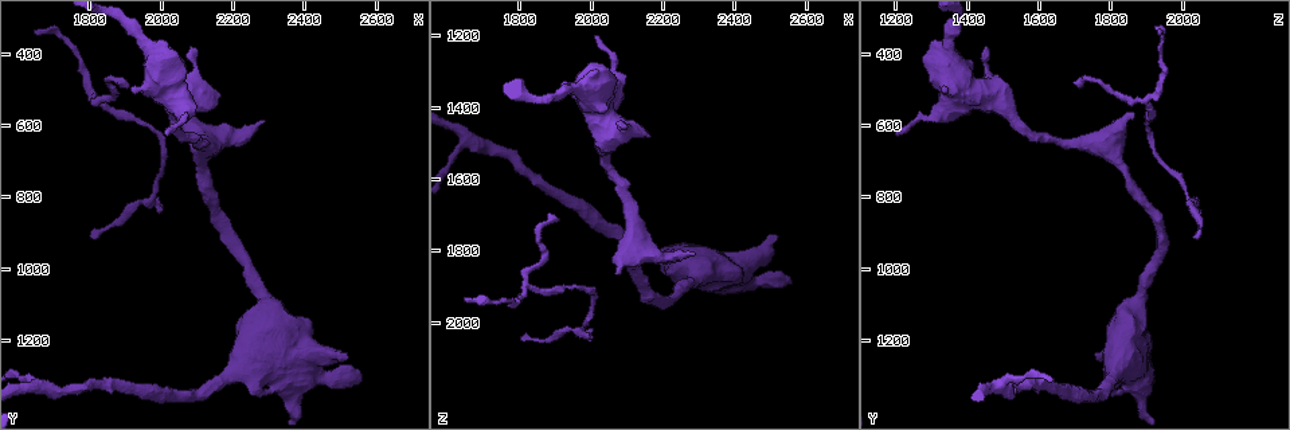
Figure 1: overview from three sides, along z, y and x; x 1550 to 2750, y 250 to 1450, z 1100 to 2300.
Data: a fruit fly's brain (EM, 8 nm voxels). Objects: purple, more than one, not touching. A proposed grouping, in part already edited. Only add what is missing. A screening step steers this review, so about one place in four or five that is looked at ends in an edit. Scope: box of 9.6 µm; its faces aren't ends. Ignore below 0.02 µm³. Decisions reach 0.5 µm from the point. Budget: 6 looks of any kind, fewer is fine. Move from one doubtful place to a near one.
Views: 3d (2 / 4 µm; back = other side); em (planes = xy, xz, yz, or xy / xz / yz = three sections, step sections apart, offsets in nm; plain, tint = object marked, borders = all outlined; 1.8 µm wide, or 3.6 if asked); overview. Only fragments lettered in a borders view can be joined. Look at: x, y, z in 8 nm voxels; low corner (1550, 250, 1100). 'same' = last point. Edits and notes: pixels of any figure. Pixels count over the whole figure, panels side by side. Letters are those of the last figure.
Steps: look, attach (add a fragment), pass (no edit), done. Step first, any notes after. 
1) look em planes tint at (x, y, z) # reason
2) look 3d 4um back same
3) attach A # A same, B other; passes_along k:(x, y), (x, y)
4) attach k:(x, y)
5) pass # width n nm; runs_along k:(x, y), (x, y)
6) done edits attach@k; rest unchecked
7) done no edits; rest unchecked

look 3d 2um at (2070, 570, 1870) # thick end

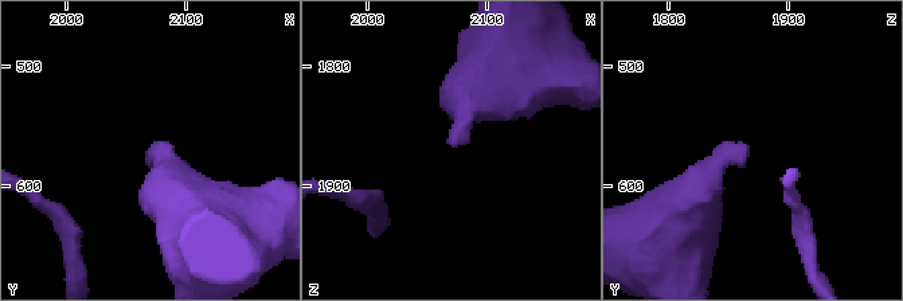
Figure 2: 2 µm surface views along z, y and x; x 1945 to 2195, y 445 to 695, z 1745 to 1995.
look em planes borders at (2072, 564, 1864) # need the tissue

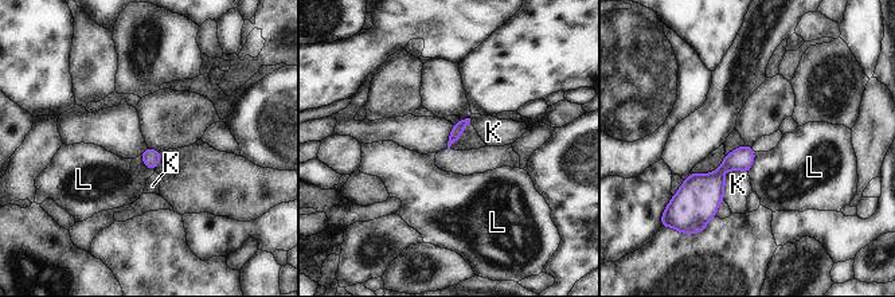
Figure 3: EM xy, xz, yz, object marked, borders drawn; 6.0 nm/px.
pass # longest_contact L 140 nm; K other, L other; border 3:(755, 152), (754, 161), (747, 172); none of them fits

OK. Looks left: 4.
look 3d 2um at (1830, 530, 1910) # branch point

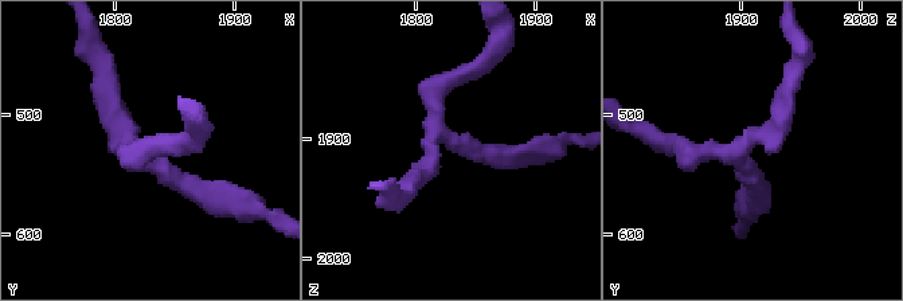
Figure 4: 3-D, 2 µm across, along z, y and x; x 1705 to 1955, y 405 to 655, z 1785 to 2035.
look em xz step 16 tint at (1830, 540, 1902) # arms 3

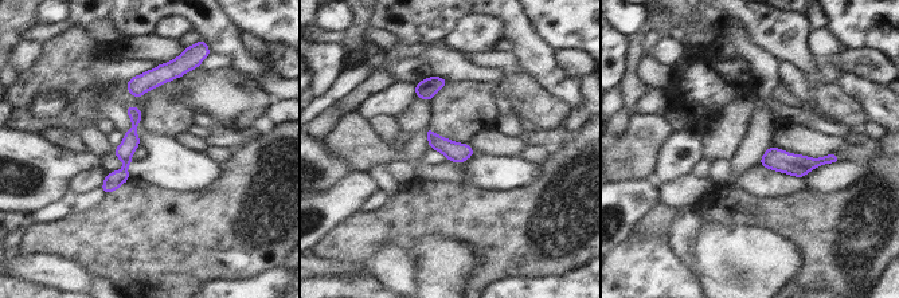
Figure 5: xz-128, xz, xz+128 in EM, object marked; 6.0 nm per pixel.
look em planes borders same # cut it another way

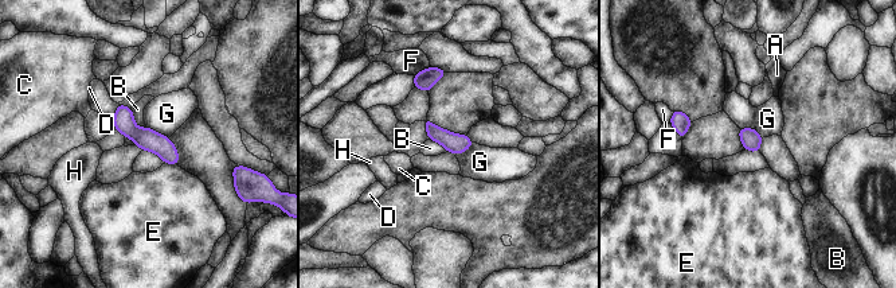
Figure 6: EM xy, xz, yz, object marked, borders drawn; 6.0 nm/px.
pass # width 120 nm; longest_contact G 160 nm; A other, B other, C other, D other, E other, F other, G other, H other; no lettered fragment goes on from it

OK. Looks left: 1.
look em planes borders at (2020, 630, 1200) # free end

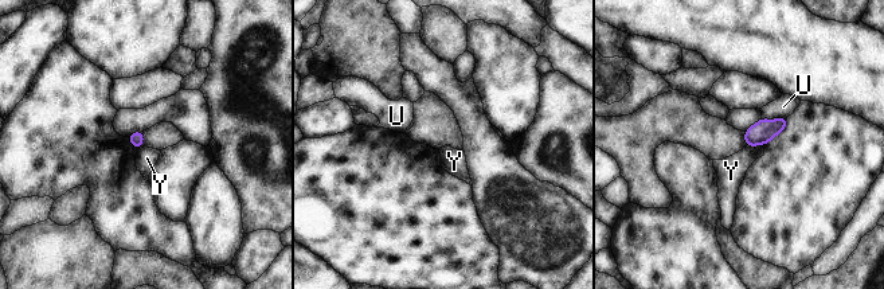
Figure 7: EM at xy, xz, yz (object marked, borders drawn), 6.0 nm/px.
pass # U other, Y other; border 7:(763, 144), (746, 147); none of them fits

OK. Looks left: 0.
done no edits; rest unchecked

